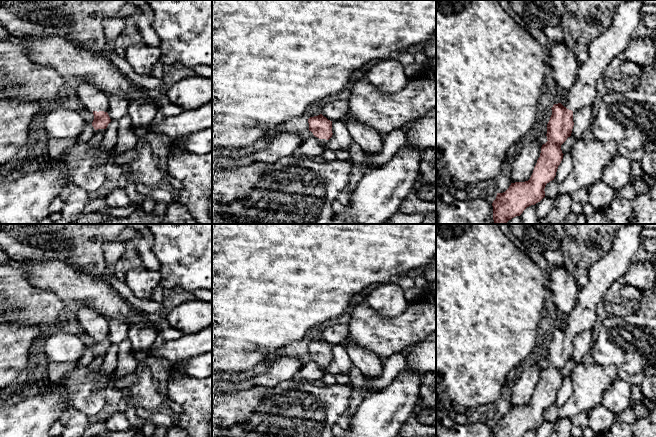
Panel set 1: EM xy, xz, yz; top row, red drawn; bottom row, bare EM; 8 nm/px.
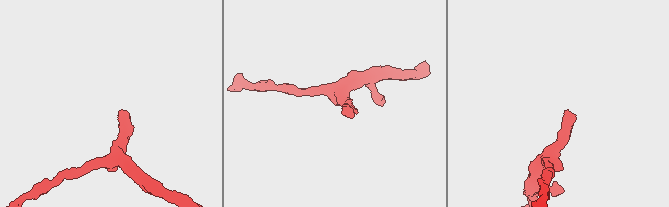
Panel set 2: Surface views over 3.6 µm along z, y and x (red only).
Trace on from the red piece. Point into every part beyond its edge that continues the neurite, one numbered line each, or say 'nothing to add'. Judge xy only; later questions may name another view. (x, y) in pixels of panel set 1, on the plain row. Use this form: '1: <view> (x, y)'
1: xy (93, 323)

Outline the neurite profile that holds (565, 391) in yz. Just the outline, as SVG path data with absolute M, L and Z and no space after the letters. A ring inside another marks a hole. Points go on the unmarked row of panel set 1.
M571 376L565 377L563 379L563 383L560 389L558 390L554 404L557 407L561 408L565 404L565 402L570 398L572 392L573 388Z

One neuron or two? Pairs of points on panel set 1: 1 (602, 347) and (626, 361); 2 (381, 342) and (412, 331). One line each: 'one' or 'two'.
1: one
2: one

